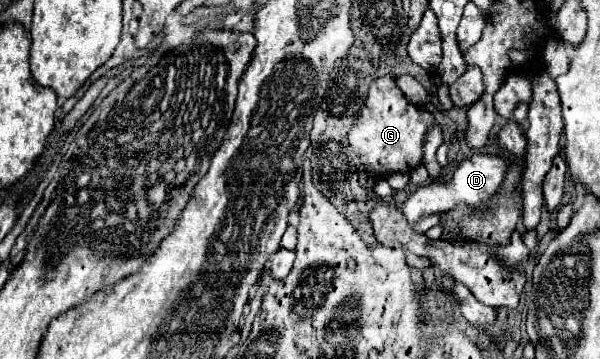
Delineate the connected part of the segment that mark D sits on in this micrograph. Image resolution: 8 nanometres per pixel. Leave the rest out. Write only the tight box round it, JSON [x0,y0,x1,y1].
[401,154,509,224]

